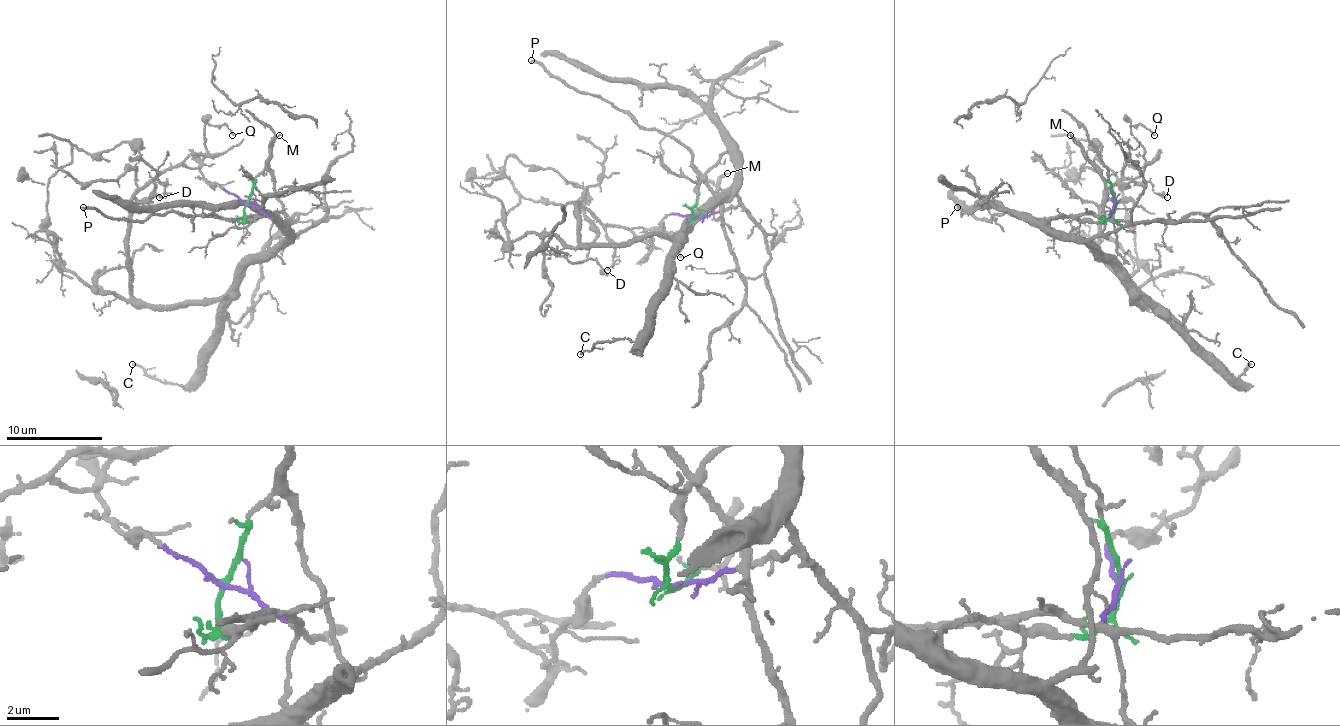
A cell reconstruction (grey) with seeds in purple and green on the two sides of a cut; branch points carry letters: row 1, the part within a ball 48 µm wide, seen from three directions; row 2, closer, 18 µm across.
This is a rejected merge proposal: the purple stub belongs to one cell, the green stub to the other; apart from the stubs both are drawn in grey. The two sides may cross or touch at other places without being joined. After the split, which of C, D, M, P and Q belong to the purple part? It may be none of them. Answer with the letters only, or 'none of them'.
P, Q

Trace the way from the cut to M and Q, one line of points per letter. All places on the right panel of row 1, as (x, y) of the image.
M: (1114, 204), (1109, 173), (1097, 166), (1071, 134)
Q: (1114, 204), (1112, 187), (1126, 185), (1143, 173), (1143, 146), (1131, 134), (1131, 125), (1141, 125), (1155, 134)

